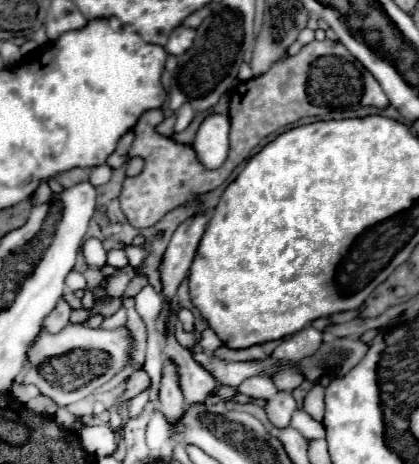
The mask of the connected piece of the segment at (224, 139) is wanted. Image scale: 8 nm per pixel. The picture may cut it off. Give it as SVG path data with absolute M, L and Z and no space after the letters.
M207 116L197 130L193 150L205 168L219 168L229 152L229 116Z

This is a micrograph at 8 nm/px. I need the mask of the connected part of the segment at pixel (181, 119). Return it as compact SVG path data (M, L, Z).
M183 104L175 114L177 114L177 120L175 120L175 132L181 132L181 130L185 130L185 128L189 126L189 122L193 120L195 110L191 108L191 104Z

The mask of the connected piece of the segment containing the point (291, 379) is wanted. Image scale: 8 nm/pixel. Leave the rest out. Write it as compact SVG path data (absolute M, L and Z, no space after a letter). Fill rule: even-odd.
M277 372L273 376L273 382L279 390L293 390L303 382L303 376L297 372Z

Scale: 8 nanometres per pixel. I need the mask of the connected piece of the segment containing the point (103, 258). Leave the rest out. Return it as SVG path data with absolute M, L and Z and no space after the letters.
M89 238L83 246L83 254L85 254L85 260L89 266L95 266L95 268L101 268L107 264L107 252L101 248L101 242L97 238Z

